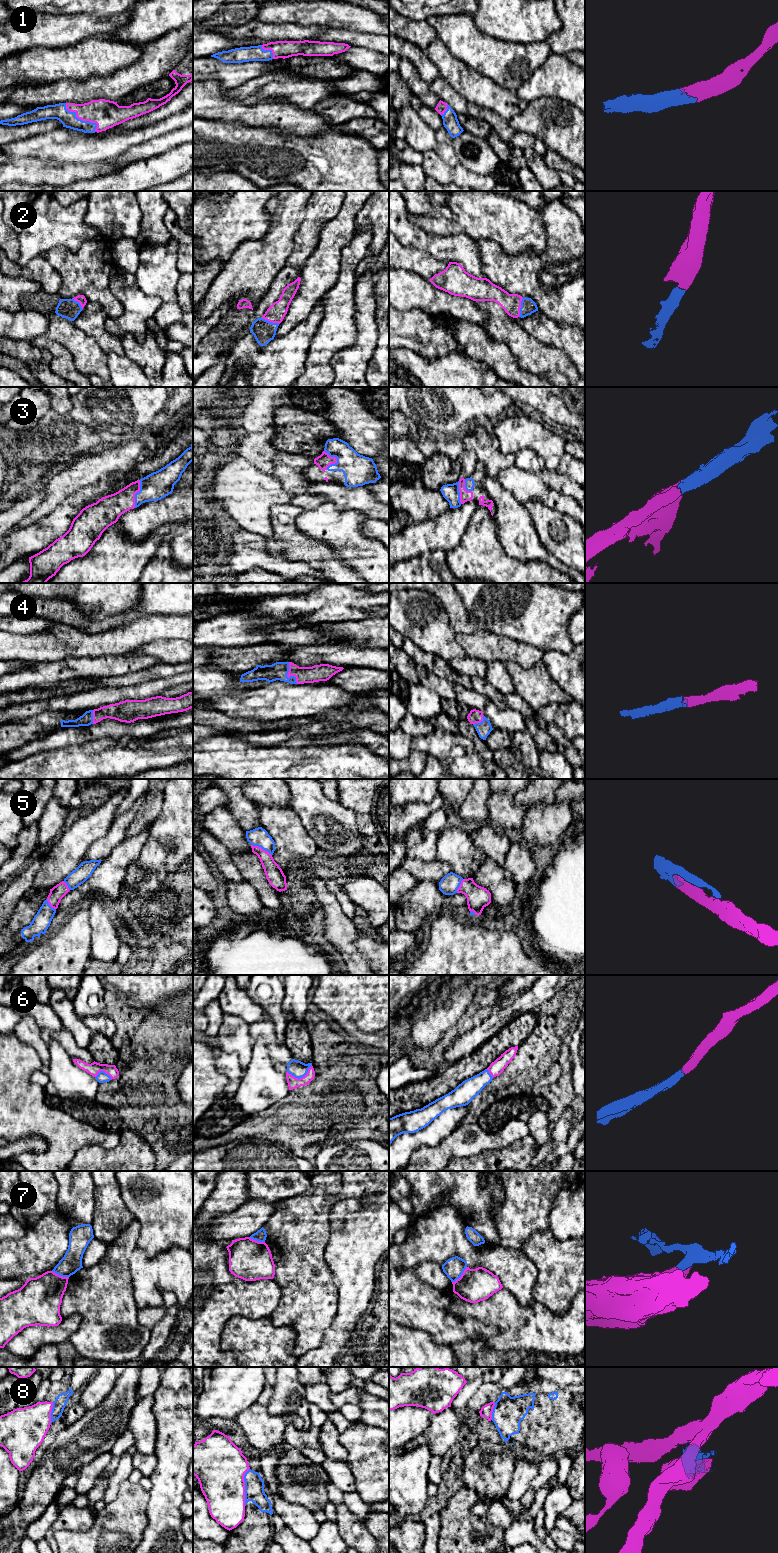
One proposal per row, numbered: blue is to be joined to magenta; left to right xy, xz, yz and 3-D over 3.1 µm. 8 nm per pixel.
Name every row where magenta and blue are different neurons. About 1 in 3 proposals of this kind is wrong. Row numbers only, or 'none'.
7, 8

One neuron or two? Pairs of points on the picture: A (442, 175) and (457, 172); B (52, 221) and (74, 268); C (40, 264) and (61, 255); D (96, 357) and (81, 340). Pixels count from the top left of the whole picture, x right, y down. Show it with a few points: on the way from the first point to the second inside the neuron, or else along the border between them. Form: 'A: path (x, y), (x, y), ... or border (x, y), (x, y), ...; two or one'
A: border (451, 168), (452, 180); two
B: border (76, 253), (63, 246), (54, 246), (43, 255); two
C: border (42, 255), (59, 274), (61, 281); two
D: path (92, 353), (83, 344); one

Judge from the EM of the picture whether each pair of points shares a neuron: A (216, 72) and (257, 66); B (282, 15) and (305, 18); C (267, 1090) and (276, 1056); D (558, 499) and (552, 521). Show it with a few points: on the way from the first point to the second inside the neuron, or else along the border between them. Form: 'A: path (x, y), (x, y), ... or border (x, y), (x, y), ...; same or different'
A: path (226, 72), (244, 72), (247, 70); same
B: path (288, 15), (299, 15); same
C: border (264, 1040), (268, 1046), (268, 1055), (274, 1062); different
D: border (533, 501), (539, 501), (574, 519); different

